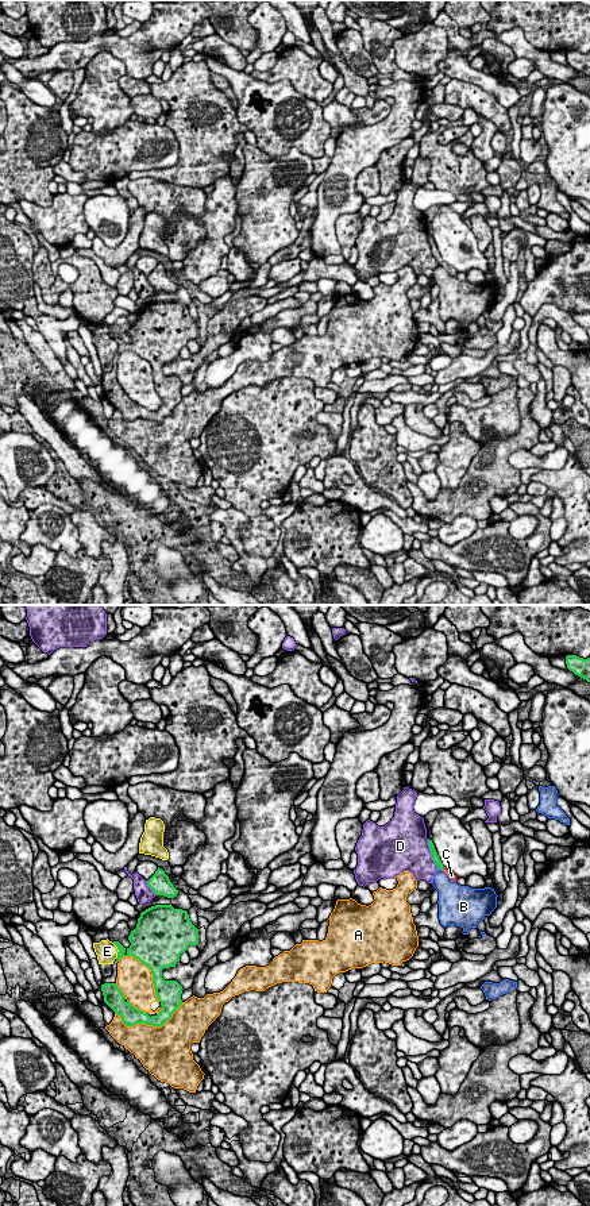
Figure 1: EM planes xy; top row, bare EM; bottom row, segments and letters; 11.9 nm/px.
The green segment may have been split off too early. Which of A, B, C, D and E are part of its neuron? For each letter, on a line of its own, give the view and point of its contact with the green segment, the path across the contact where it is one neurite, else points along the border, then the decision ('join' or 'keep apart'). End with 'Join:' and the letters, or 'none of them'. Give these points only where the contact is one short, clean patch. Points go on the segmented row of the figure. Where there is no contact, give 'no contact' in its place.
A: xy (149, 1024) | keep apart
B: xy (440, 869) | along xy (439, 869), (442, 871) | keep apart
C: xy (443, 869) | across xy (435, 856), (443, 869), (451, 875) | join
D: xy (431, 854) | keep apart
E: xy (119, 951) | keep apart
Join: C

